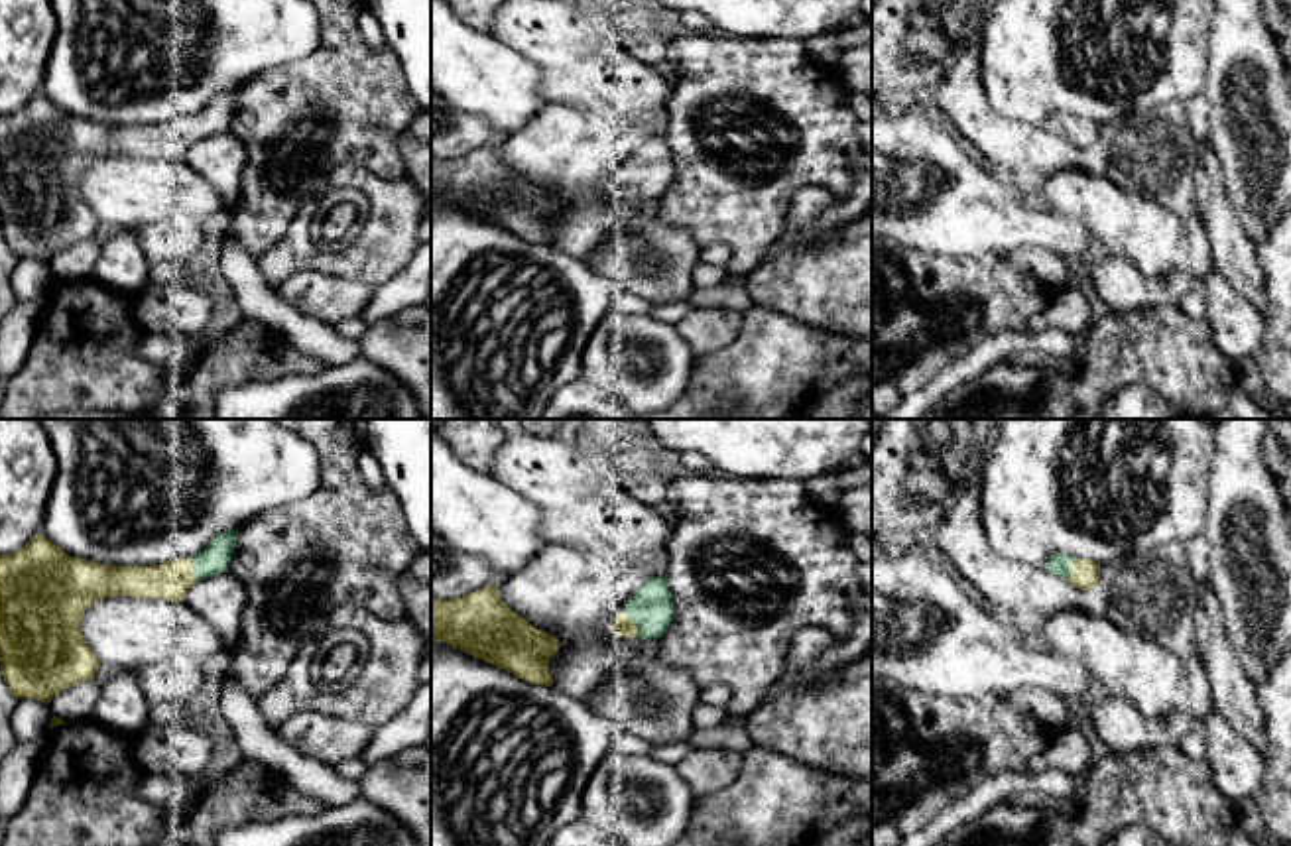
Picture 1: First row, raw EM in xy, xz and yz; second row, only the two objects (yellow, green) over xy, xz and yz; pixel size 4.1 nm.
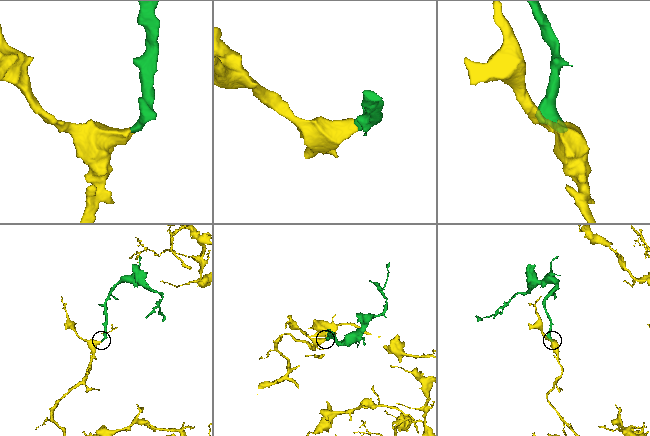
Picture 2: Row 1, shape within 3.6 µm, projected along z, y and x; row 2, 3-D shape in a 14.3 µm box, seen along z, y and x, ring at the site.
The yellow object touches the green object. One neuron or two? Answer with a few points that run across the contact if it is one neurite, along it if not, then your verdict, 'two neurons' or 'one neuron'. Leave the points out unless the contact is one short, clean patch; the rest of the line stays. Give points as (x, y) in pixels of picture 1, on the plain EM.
one neuron

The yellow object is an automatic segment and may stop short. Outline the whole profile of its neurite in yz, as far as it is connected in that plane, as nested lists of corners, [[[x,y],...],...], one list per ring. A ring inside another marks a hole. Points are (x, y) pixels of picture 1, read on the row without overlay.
[[[1069,112],[1049,116],[1043,128],[1059,138],[1069,140],[1080,150],[1090,150],[1100,140],[1100,124],[1090,118],[1076,118]]]

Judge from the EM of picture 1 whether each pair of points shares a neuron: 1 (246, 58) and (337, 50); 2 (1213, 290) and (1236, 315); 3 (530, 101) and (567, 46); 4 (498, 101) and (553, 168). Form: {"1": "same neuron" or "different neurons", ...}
{"1": "different neurons", "2": "same neuron", "3": "different neurons", "4": "different neurons"}

